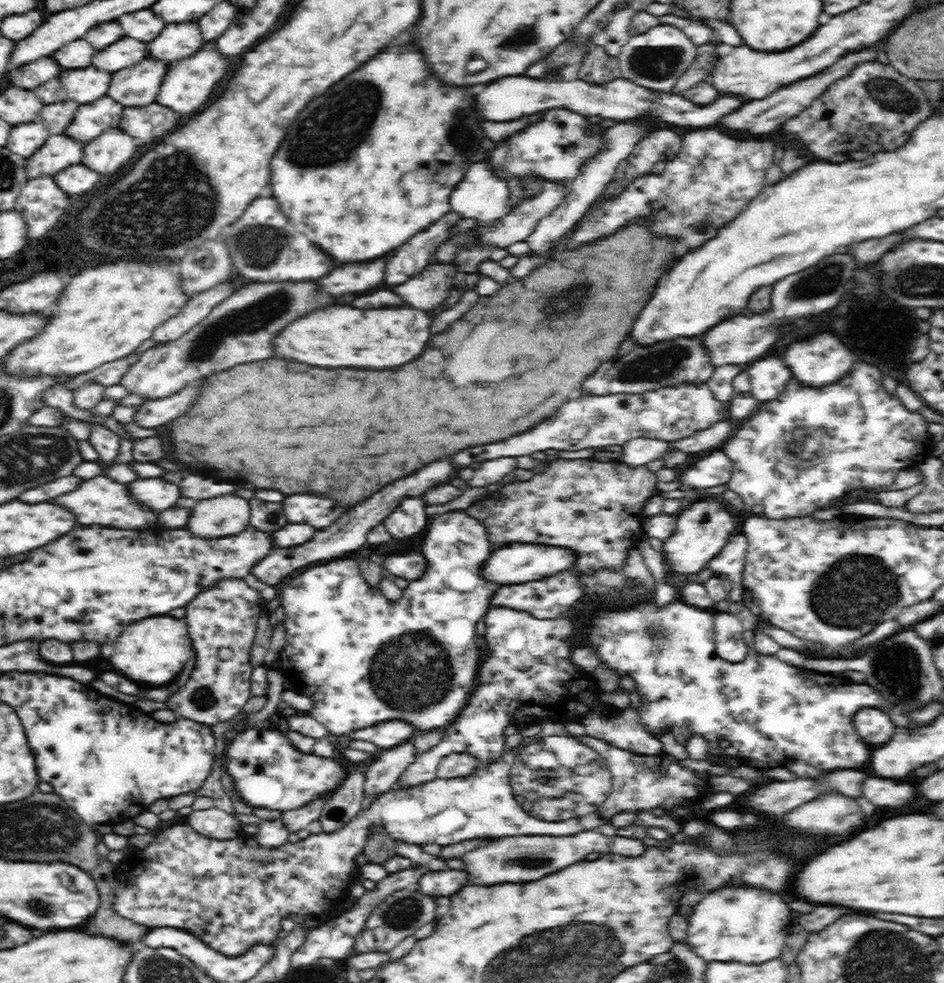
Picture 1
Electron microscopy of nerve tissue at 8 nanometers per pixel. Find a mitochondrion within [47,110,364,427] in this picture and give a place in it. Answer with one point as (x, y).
(175, 201)

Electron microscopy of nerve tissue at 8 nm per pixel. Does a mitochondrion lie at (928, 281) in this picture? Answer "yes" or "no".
yes

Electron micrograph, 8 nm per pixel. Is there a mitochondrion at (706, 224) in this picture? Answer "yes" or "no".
yes

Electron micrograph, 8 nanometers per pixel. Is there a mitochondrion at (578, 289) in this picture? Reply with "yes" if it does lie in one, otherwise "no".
yes

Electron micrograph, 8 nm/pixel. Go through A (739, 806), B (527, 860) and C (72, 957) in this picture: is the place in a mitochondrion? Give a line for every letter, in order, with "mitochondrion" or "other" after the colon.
A: other
B: mitochondrion
C: other

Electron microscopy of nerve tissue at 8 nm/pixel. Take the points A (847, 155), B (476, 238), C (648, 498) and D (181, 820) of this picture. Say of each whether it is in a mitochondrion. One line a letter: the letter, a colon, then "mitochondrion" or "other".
A: other
B: other
C: other
D: other

